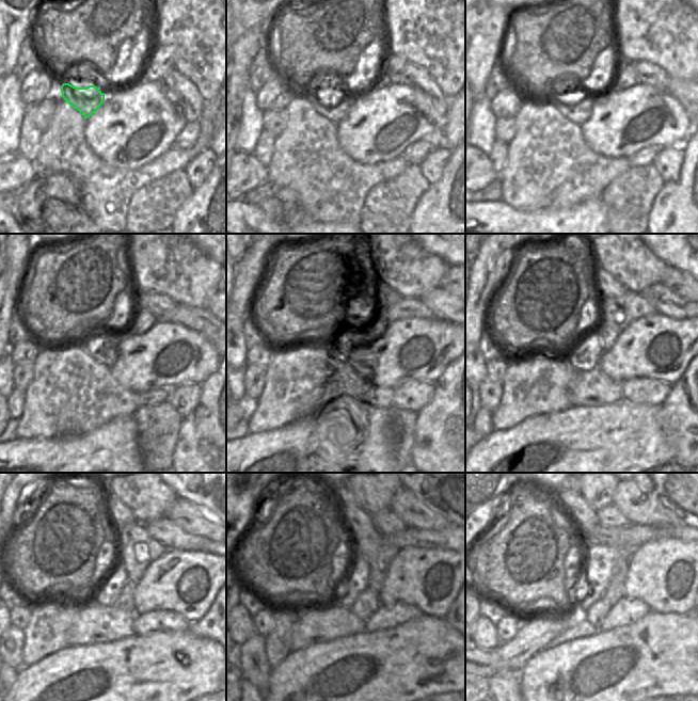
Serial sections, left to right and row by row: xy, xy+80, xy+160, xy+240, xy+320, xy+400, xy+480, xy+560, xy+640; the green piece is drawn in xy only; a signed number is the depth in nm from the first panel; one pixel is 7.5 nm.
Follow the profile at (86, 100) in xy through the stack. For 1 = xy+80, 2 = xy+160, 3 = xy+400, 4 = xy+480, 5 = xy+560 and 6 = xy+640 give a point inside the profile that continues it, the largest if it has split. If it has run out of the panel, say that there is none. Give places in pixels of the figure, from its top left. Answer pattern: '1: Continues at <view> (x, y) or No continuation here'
1: Continues at xy+80 (322, 100)
2: Continues at xy+160 (578, 110)
3: Continues at xy+400 (584, 356)
4: Continues at xy+480 (108, 593)
5: Continues at xy+560 (358, 579)
6: Continues at xy+640 (599, 560).

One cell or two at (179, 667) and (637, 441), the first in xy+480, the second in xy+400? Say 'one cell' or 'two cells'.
one cell

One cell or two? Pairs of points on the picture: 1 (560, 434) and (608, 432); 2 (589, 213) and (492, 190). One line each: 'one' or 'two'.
1: one
2: two

